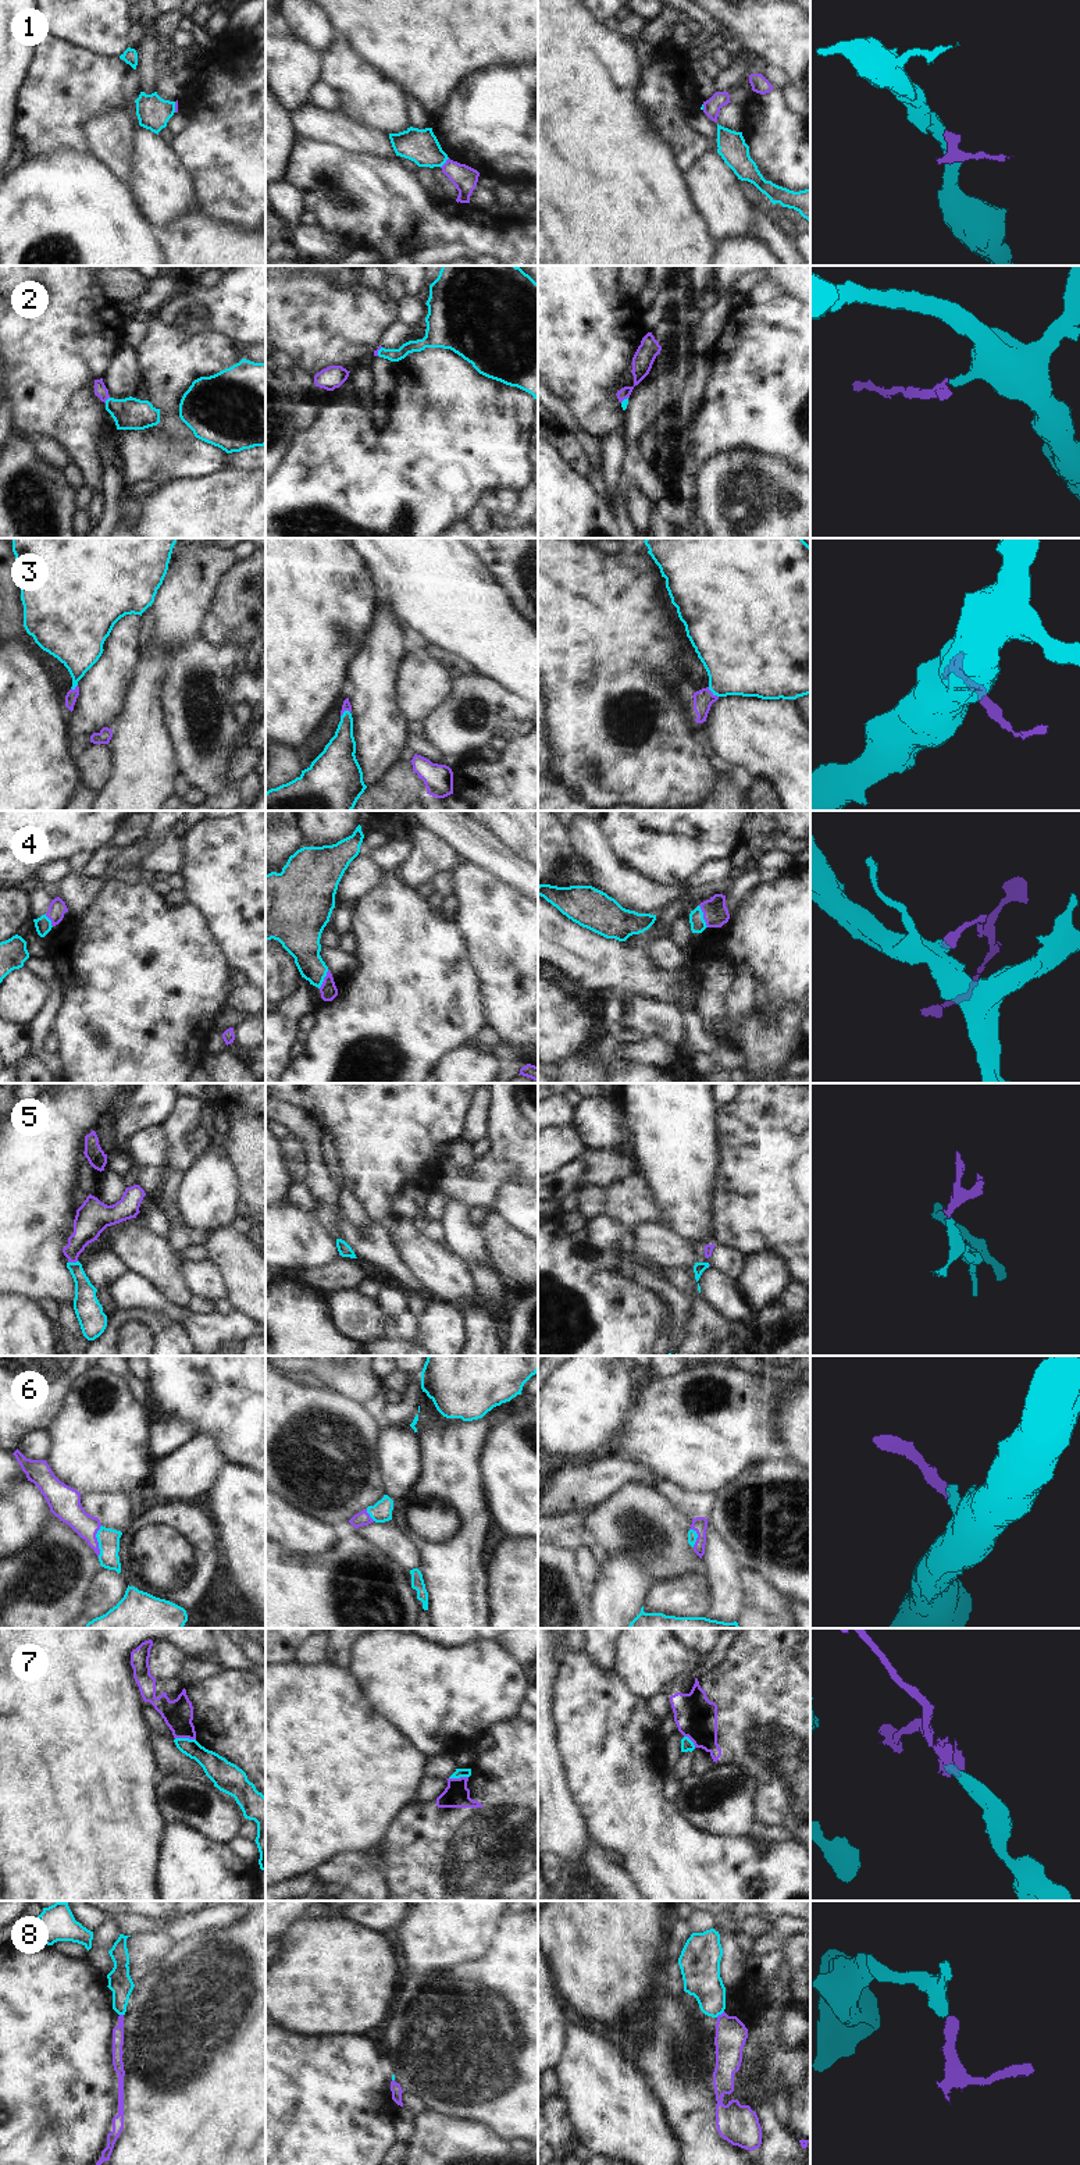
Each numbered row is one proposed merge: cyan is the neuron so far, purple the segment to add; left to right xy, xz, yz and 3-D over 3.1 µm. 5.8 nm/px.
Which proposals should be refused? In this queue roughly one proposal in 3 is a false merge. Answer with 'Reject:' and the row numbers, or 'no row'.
Reject: 1, 7, 8

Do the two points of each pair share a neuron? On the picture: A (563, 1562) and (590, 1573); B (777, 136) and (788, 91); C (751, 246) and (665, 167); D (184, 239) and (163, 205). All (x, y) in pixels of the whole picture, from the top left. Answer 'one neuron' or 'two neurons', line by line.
A: two neurons
B: two neurons
C: two neurons
D: two neurons

